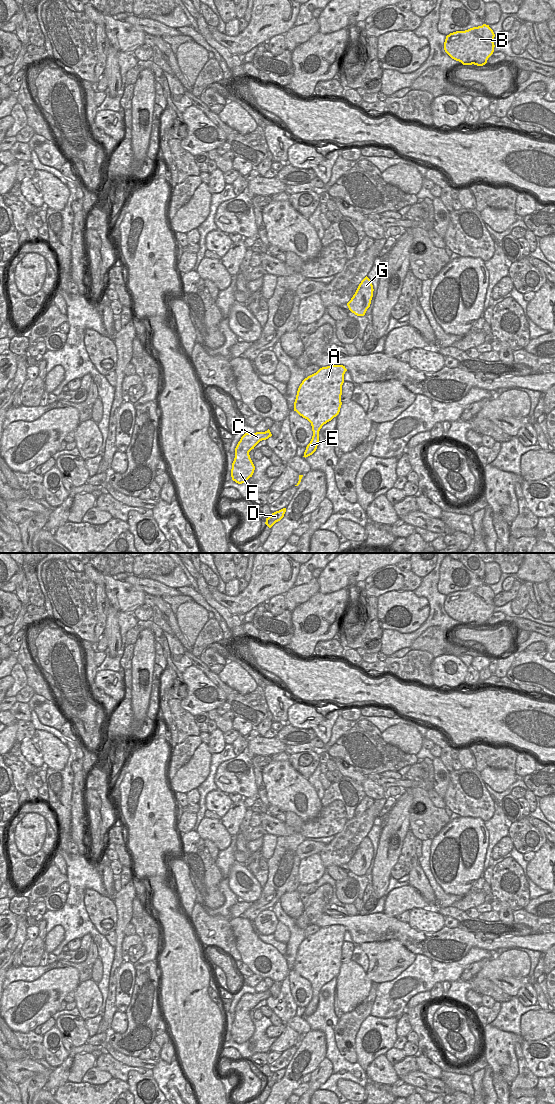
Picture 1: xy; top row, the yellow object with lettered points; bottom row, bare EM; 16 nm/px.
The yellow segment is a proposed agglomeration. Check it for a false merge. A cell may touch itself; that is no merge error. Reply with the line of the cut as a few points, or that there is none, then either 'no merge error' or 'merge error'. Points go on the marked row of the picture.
cut xy (313, 435), (316, 437), (316, 447); merge error

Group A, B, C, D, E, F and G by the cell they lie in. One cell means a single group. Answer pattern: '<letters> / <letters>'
A B C F G / D E

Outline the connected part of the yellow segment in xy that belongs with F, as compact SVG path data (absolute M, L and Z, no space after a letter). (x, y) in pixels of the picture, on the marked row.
M268 429L265 432L256 432L254 434L245 433L235 448L235 458L232 463L231 477L238 484L246 482L252 477L255 466L250 458L249 452L262 440L271 437Z

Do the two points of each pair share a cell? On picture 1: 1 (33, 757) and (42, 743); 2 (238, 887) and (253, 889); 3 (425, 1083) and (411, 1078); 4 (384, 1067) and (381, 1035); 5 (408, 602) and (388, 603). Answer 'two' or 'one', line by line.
1: two
2: one
3: one
4: two
5: one

